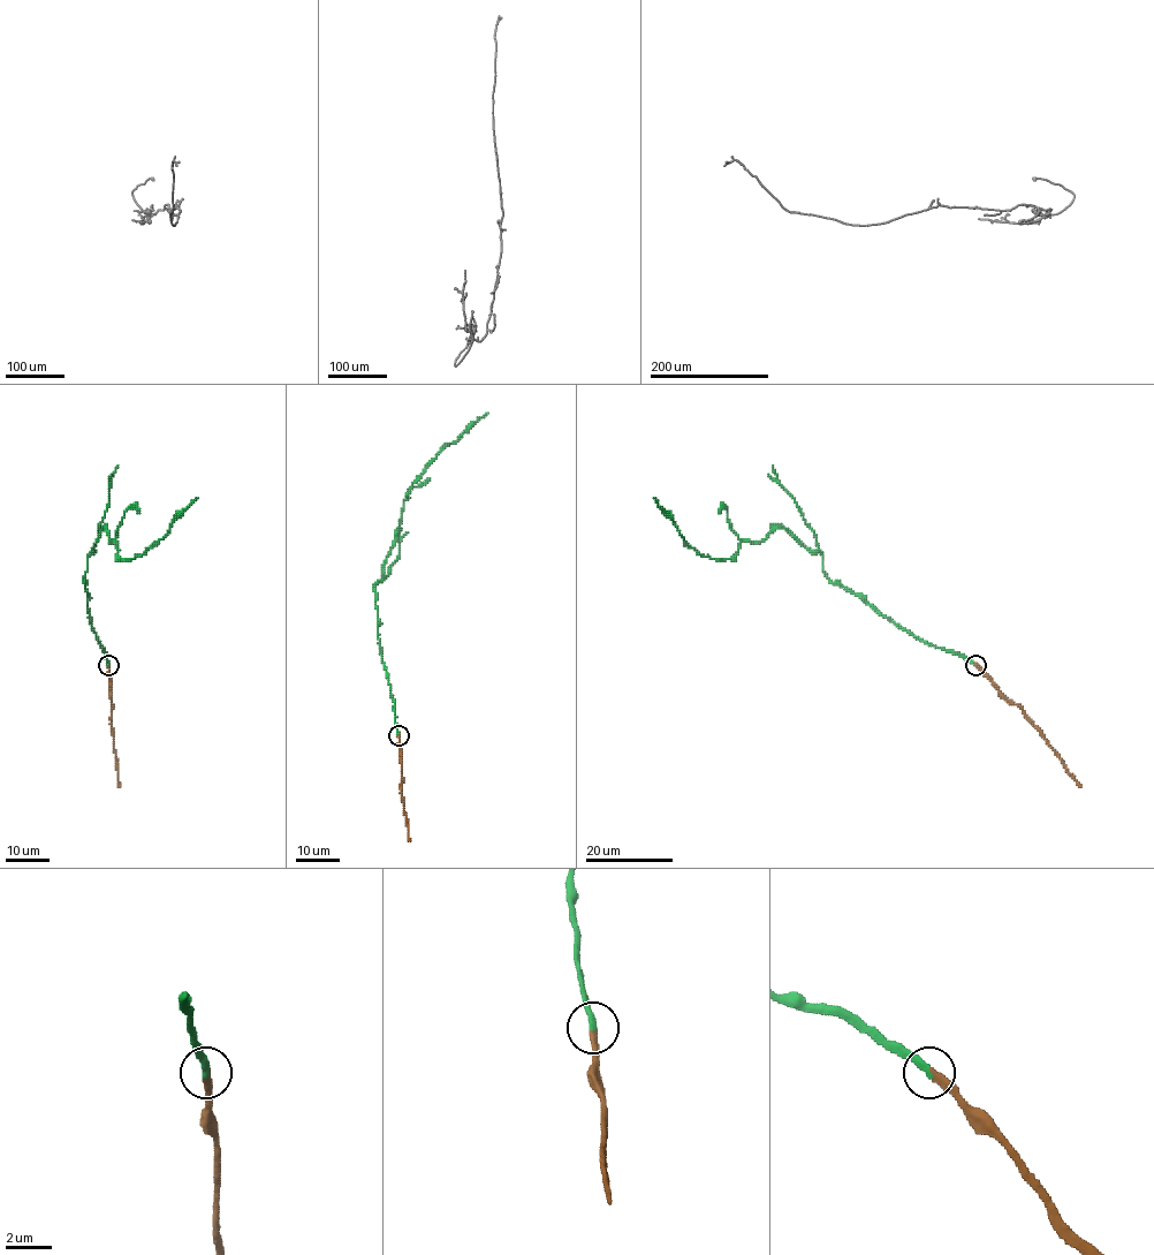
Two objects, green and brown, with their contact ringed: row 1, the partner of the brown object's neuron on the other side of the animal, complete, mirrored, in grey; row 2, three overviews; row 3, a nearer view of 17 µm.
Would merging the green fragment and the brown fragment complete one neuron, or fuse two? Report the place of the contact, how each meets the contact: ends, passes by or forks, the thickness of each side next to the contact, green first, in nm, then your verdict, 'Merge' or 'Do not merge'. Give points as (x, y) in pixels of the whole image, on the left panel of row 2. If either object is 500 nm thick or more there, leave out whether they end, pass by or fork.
Place: (108, 665). At the ring green ends. At the ring brown ends. Thickness 300 nm (green) against 320 nm. Merge

